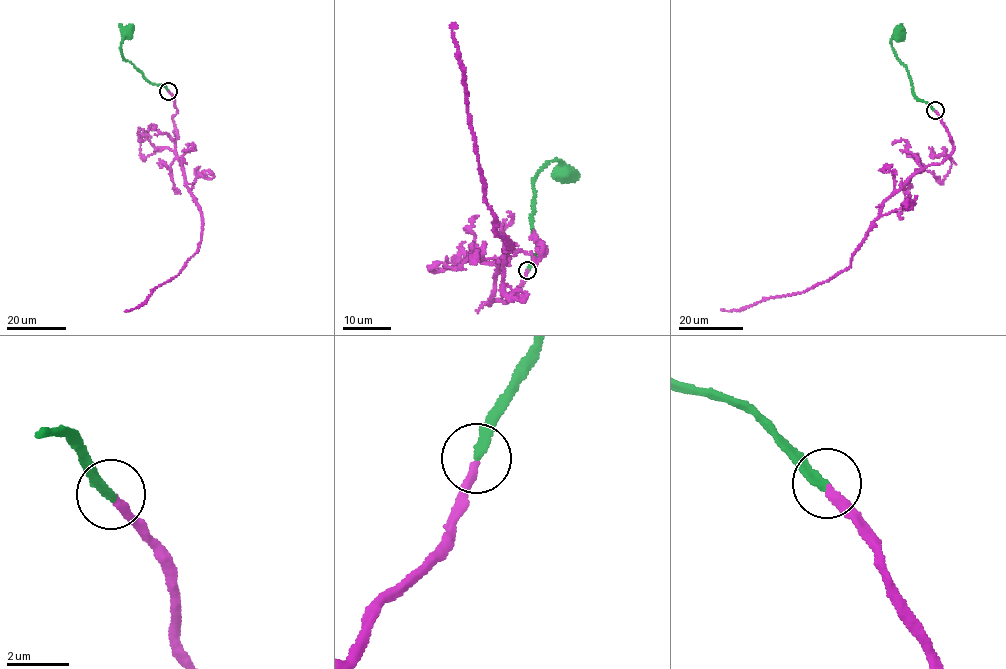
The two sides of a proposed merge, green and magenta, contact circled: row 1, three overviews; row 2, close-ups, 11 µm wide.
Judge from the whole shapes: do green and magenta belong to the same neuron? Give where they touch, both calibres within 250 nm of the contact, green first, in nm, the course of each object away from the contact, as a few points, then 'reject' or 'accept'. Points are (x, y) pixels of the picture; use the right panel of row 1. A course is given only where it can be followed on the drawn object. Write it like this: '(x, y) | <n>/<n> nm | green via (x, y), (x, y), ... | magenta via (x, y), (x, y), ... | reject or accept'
(935, 110) | 300/280 nm | green via (935, 111), (915, 98), (906, 66), (892, 47), (891, 40), (899, 33) | magenta via (935, 111), (952, 152), (921, 169), (883, 202), (851, 265), (802, 292), (721, 309) | accept

